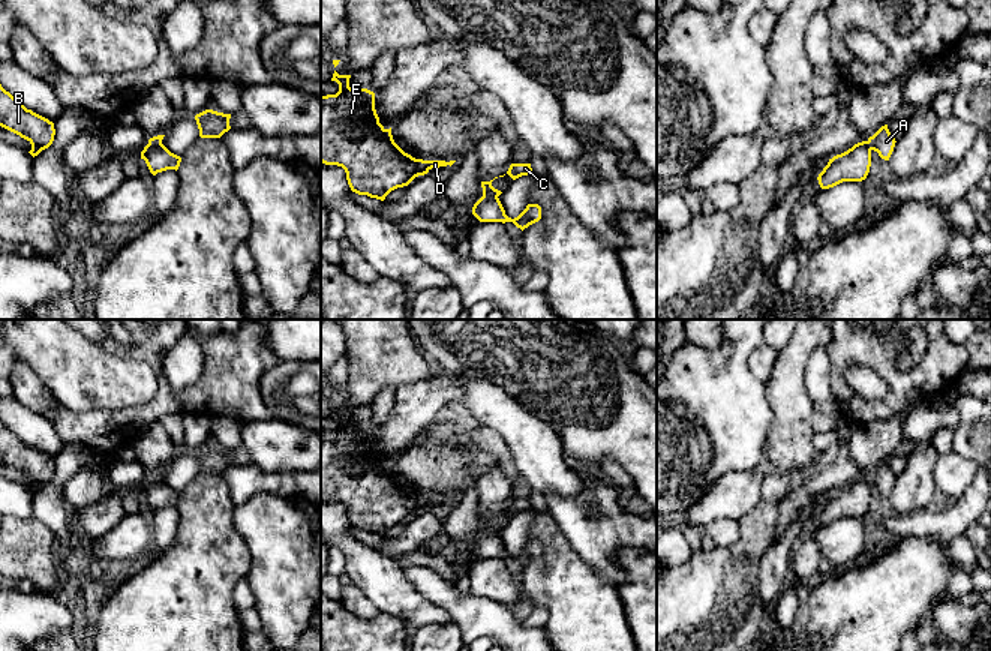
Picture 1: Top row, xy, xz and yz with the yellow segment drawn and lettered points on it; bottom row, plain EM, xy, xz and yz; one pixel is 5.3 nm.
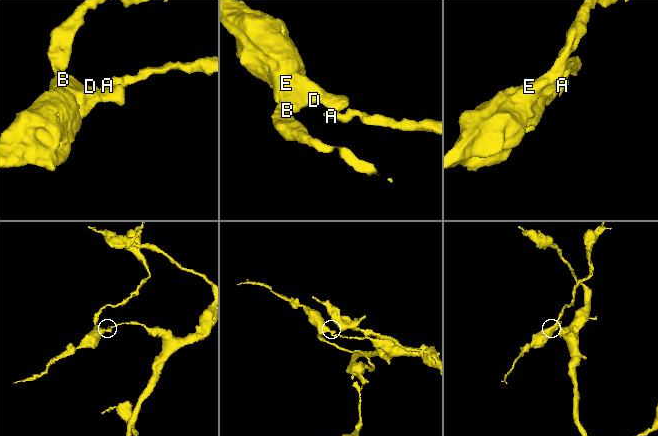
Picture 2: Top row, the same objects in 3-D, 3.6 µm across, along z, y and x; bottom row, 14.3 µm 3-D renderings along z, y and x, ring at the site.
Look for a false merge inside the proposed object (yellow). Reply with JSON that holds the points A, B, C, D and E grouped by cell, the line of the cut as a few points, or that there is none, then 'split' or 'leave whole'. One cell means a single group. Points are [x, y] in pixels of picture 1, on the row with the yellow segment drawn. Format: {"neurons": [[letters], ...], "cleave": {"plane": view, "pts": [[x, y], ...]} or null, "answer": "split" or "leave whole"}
{"neurons": [["A"], ["B", "C", "D", "E"]], "cleave": {"plane": "xz", "pts": [[483, 195], [496, 197]]}, "answer": "split"}

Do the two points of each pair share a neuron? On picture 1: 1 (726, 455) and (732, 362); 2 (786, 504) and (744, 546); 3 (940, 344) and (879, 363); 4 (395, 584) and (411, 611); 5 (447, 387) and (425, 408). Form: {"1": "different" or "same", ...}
{"1": "same", "2": "different", "3": "same", "4": "same", "5": "same"}

